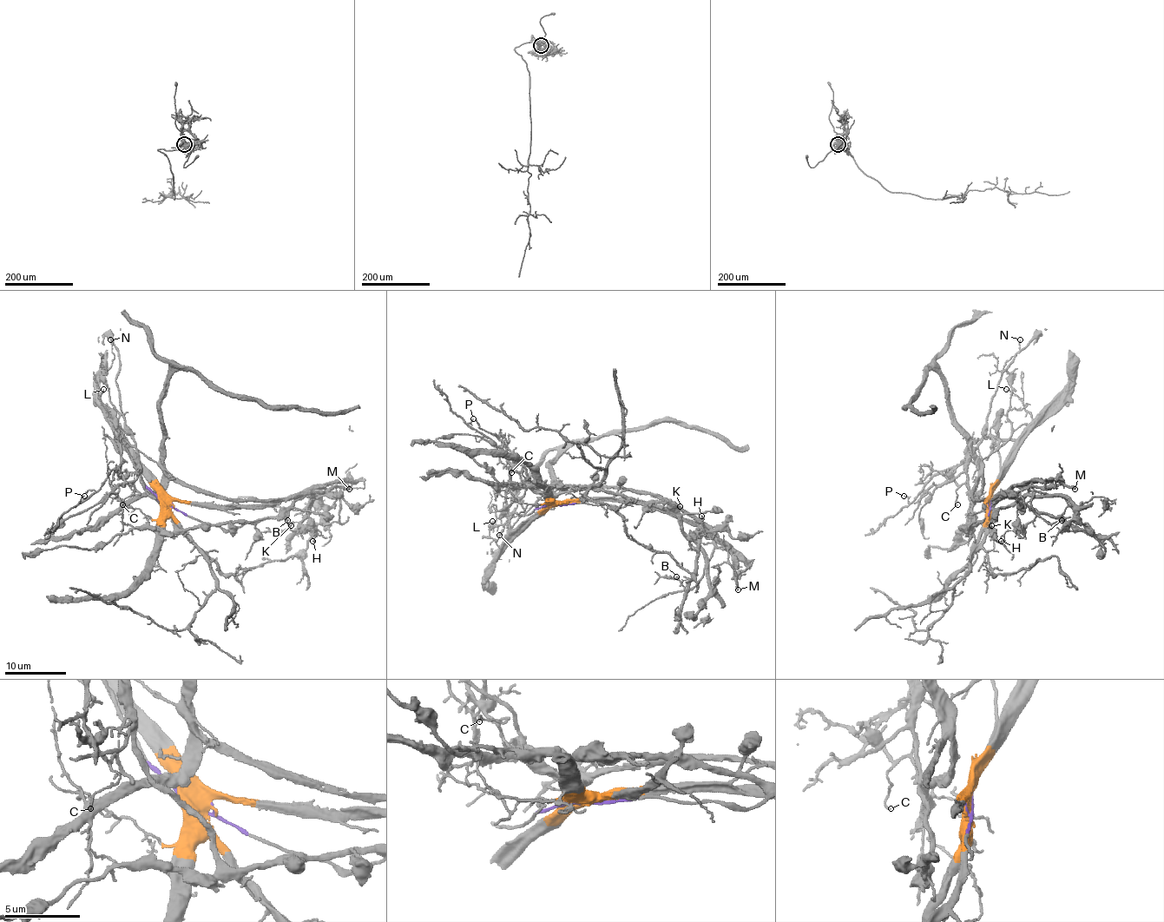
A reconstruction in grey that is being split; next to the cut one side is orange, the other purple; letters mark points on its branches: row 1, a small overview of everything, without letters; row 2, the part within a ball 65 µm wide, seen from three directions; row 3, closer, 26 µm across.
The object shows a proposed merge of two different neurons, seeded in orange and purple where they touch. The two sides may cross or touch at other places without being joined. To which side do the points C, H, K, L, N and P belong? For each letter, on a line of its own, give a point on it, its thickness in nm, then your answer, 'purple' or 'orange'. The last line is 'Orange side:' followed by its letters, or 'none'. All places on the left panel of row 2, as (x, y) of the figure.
C: at (122, 504); 100 nm thick; purple
H: at (312, 541); 130 nm thick; purple
K: at (291, 525); 100 nm thick; purple
L: at (103, 389); 80 nm thick; orange
N: at (110, 339); 140 nm thick; purple
P: at (84, 496); 120 nm thick; orange
Orange side: L, P

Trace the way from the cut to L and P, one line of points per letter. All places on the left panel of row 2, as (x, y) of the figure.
L: (164, 501), (164, 489), (140, 461), (101, 401), (102, 389)
P: (164, 501), (164, 489), (116, 438), (120, 466), (112, 469), (96, 490), (80, 503), (84, 495)

